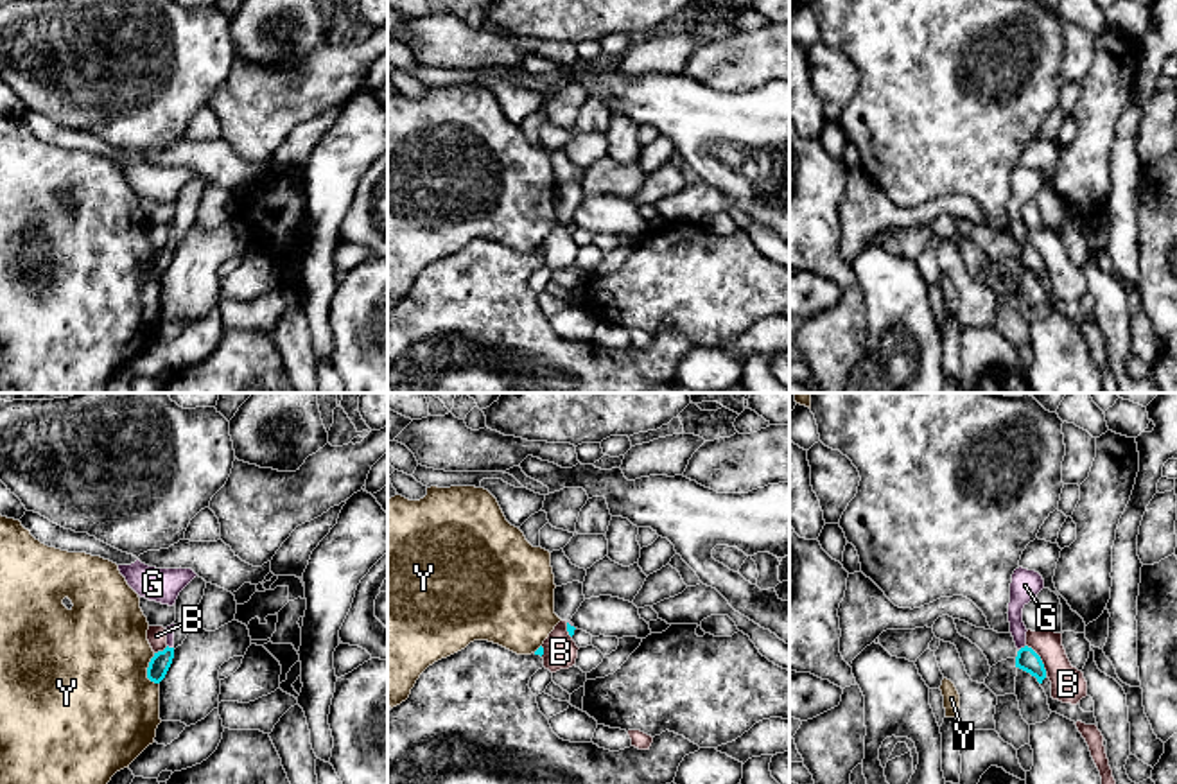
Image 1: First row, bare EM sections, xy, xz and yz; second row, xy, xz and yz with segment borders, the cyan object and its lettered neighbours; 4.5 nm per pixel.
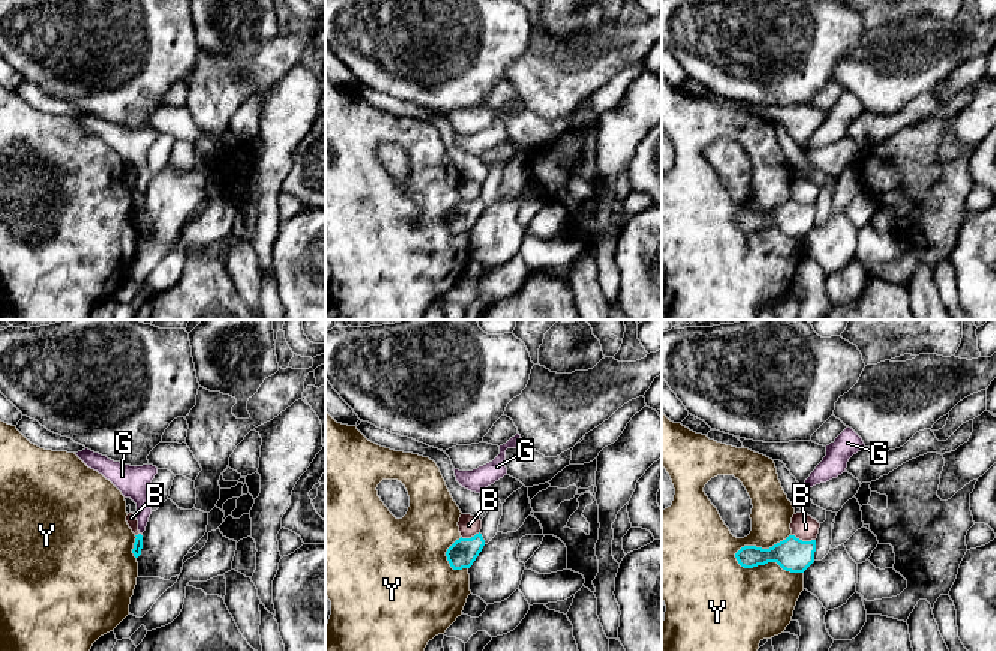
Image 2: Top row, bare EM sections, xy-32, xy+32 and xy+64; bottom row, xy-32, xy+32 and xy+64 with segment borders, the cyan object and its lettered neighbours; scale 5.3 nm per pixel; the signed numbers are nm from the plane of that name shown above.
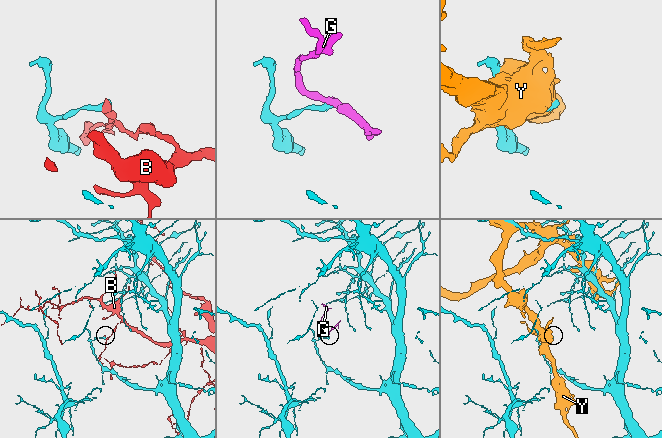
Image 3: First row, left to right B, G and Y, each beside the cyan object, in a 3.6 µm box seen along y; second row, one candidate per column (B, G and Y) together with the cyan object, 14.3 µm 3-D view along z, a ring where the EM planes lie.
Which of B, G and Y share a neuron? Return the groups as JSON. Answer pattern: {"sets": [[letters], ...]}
{"sets": [["B"], ["G"], ["Y"]]}

